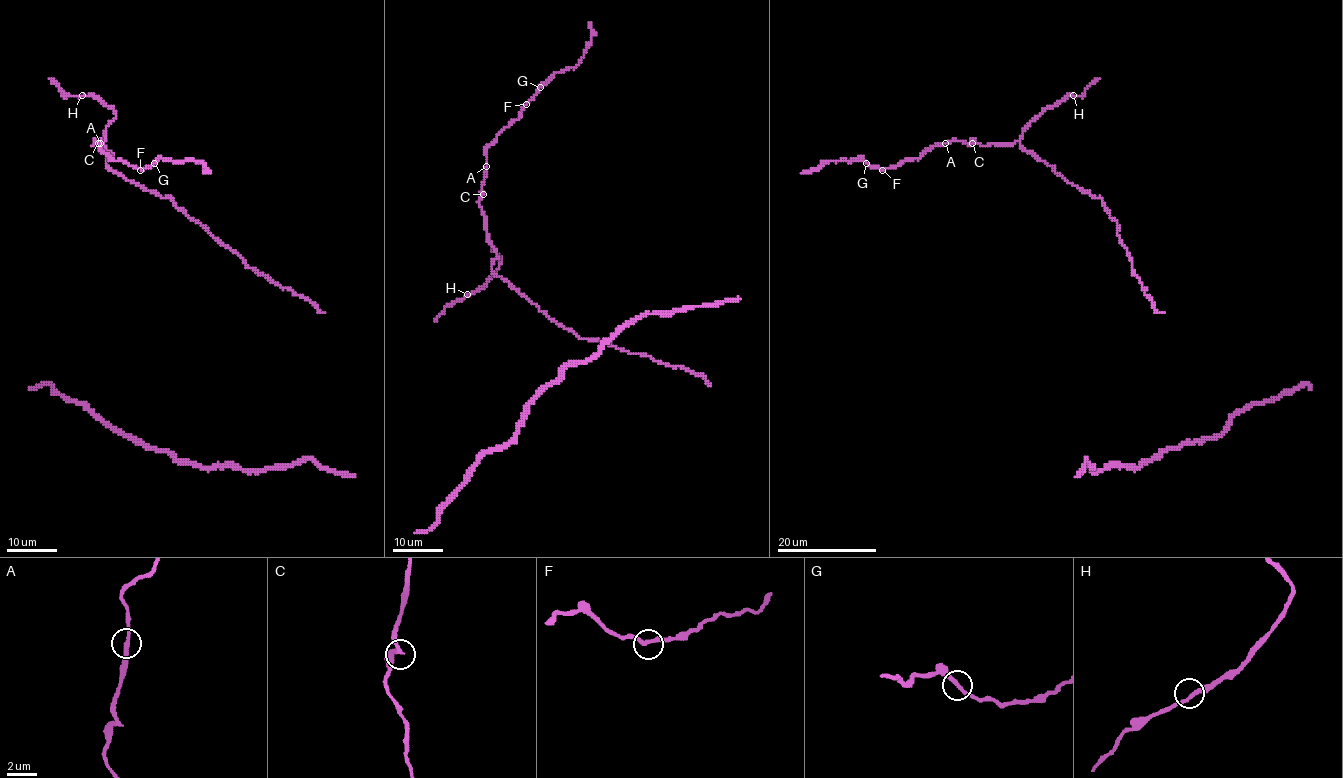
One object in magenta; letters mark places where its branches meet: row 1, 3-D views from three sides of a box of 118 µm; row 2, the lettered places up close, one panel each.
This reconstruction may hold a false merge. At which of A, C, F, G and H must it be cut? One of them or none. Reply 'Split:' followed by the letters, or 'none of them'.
Split: G

